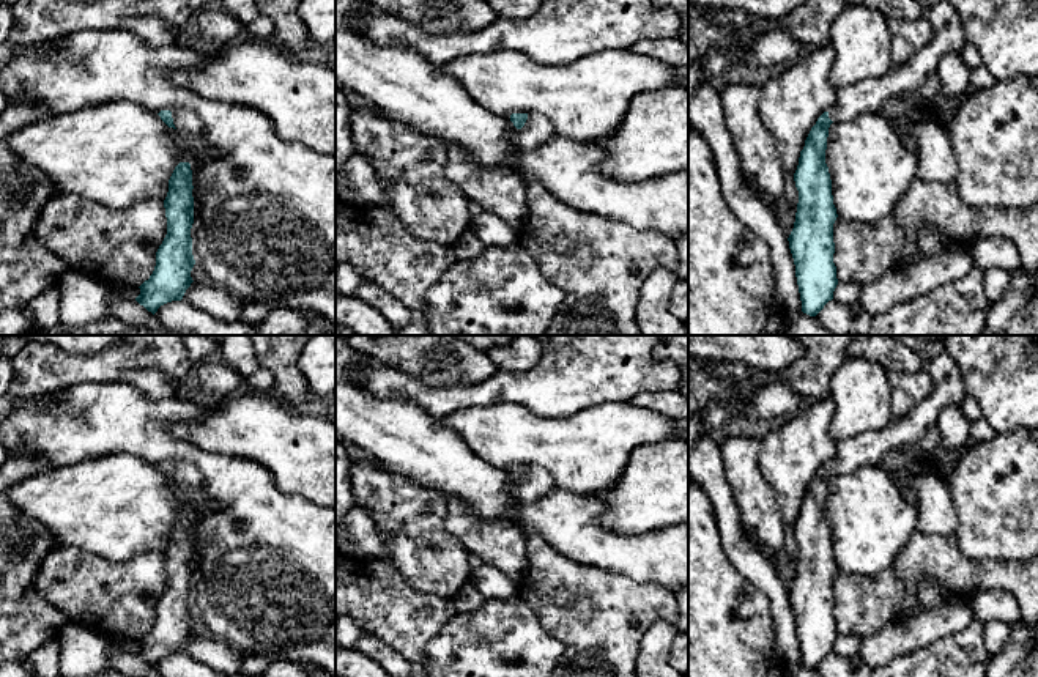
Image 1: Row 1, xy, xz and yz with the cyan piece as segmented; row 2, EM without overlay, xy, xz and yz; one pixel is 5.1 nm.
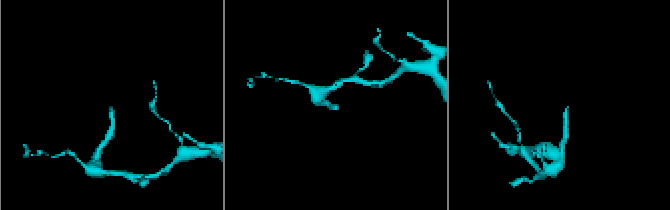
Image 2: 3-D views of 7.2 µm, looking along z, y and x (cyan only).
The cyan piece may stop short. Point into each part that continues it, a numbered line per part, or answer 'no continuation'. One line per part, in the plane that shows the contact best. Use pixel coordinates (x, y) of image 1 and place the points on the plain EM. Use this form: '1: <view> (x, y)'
1: xz (537, 482)

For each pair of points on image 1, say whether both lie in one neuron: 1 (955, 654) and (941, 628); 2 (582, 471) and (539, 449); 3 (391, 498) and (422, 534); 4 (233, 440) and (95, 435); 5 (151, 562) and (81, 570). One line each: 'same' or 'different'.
1: different
2: same
3: same
4: different
5: same

